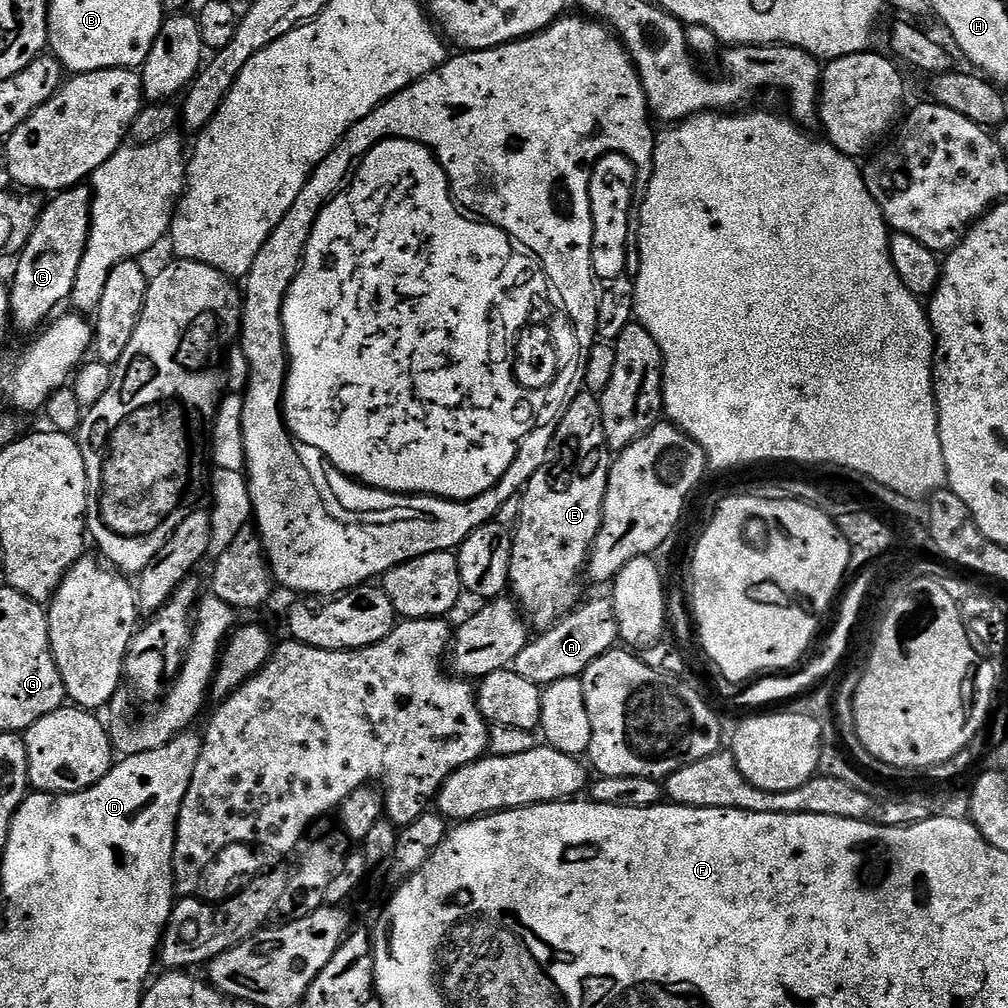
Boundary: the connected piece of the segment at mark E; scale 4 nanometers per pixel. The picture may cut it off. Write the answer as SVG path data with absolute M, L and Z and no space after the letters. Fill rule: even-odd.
M587 390L577 391L564 411L552 443L548 445L546 462L524 487L520 519L512 532L512 561L508 583L511 591L516 591L515 599L533 629L545 630L552 627L581 603L580 576L582 580L582 573L588 563L588 552L602 522L609 471L610 449L602 430L599 395Z

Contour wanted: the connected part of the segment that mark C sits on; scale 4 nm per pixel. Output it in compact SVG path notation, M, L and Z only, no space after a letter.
M81 182L57 192L49 200L52 201L41 207L40 217L36 219L26 246L18 253L20 261L16 264L16 273L10 279L10 320L24 332L35 333L57 311L55 308L71 297L88 241L88 228L92 225L92 189L87 183Z

